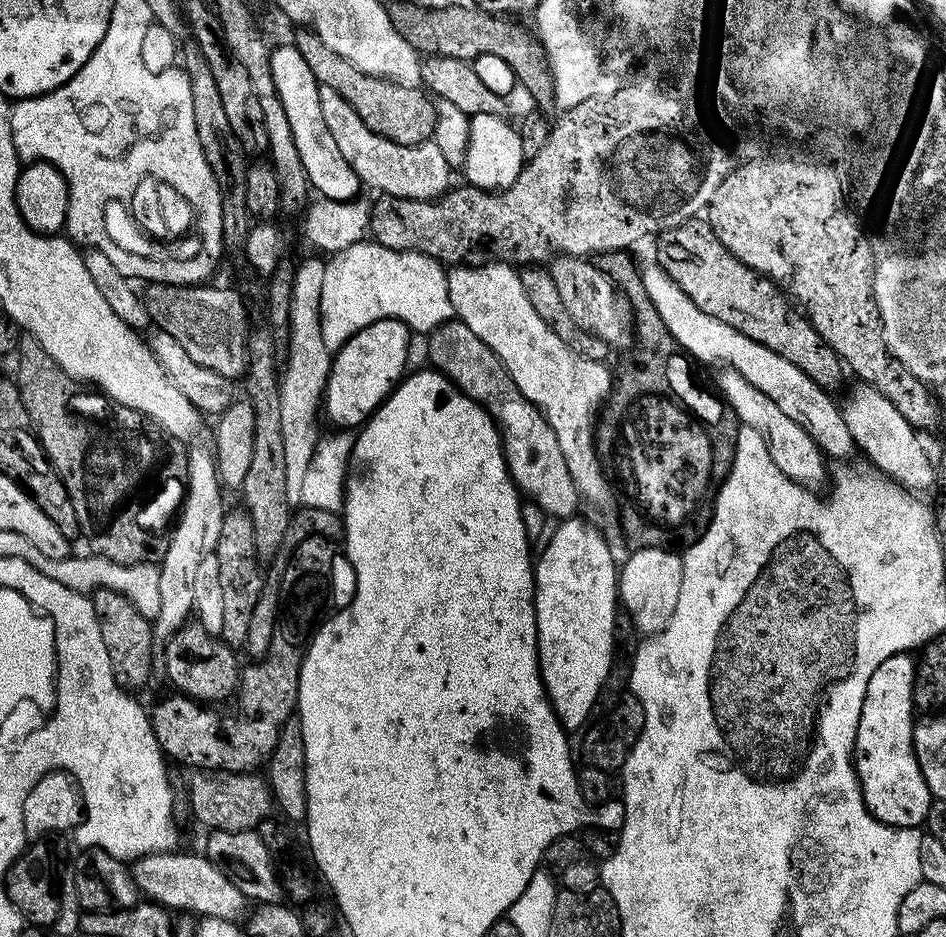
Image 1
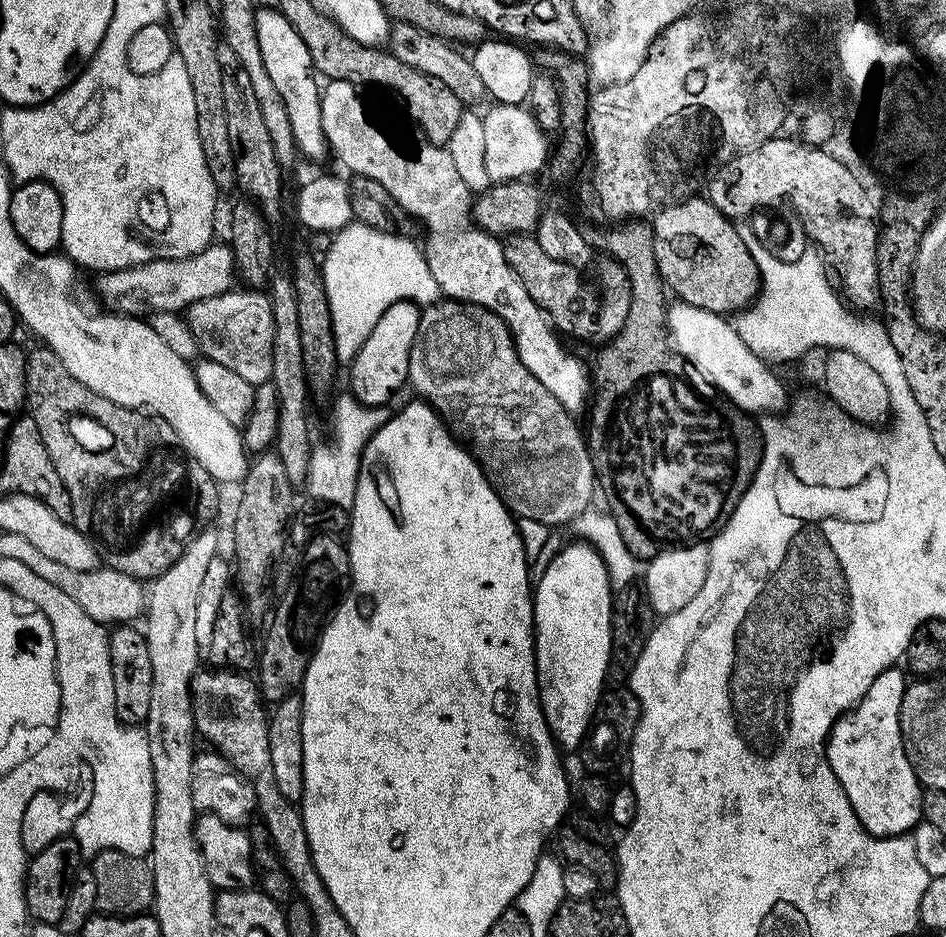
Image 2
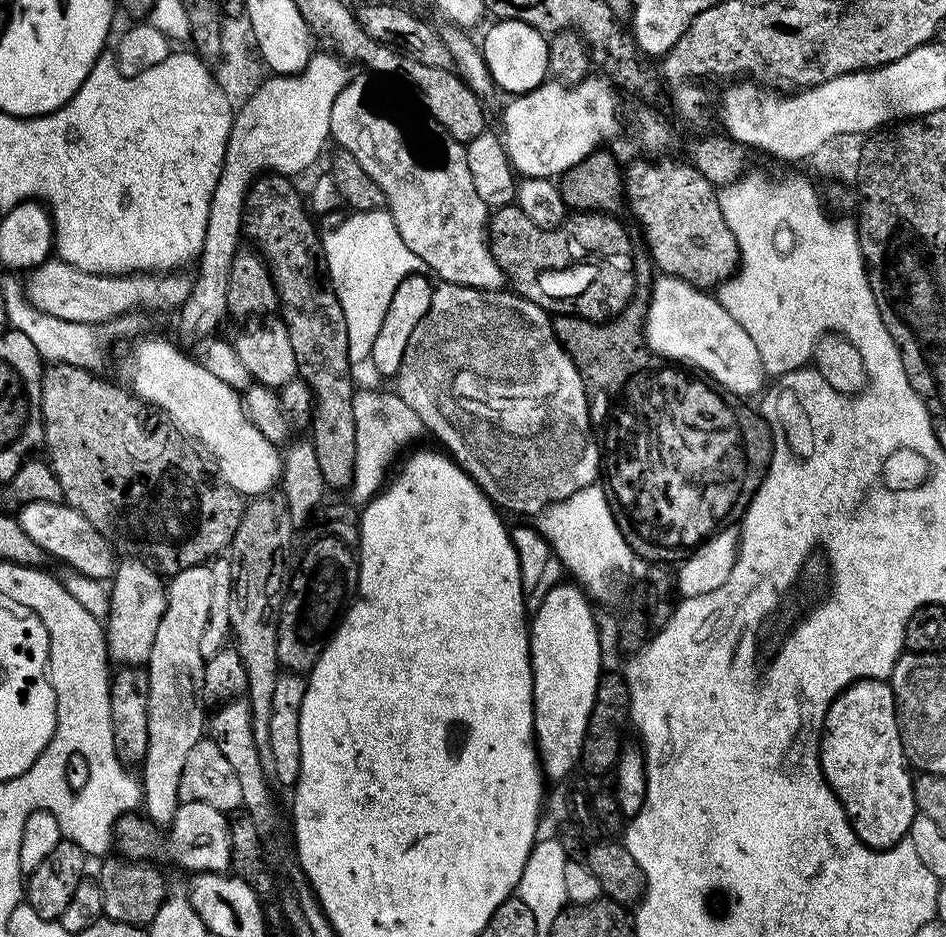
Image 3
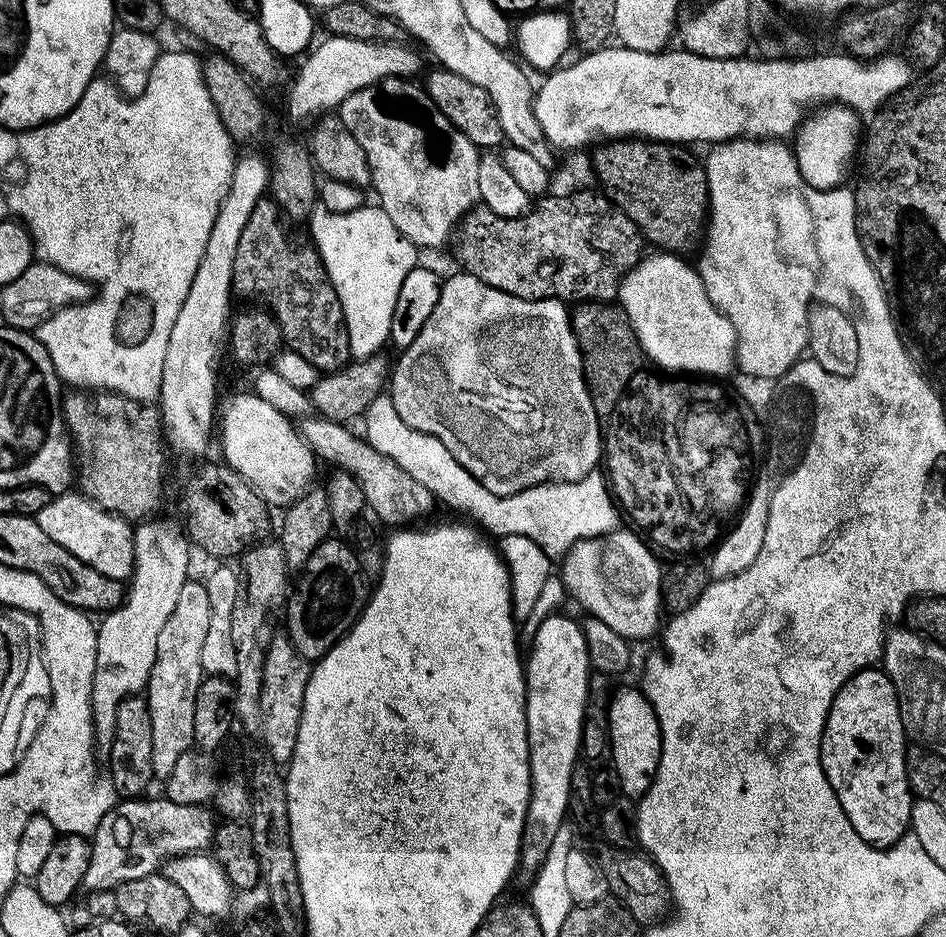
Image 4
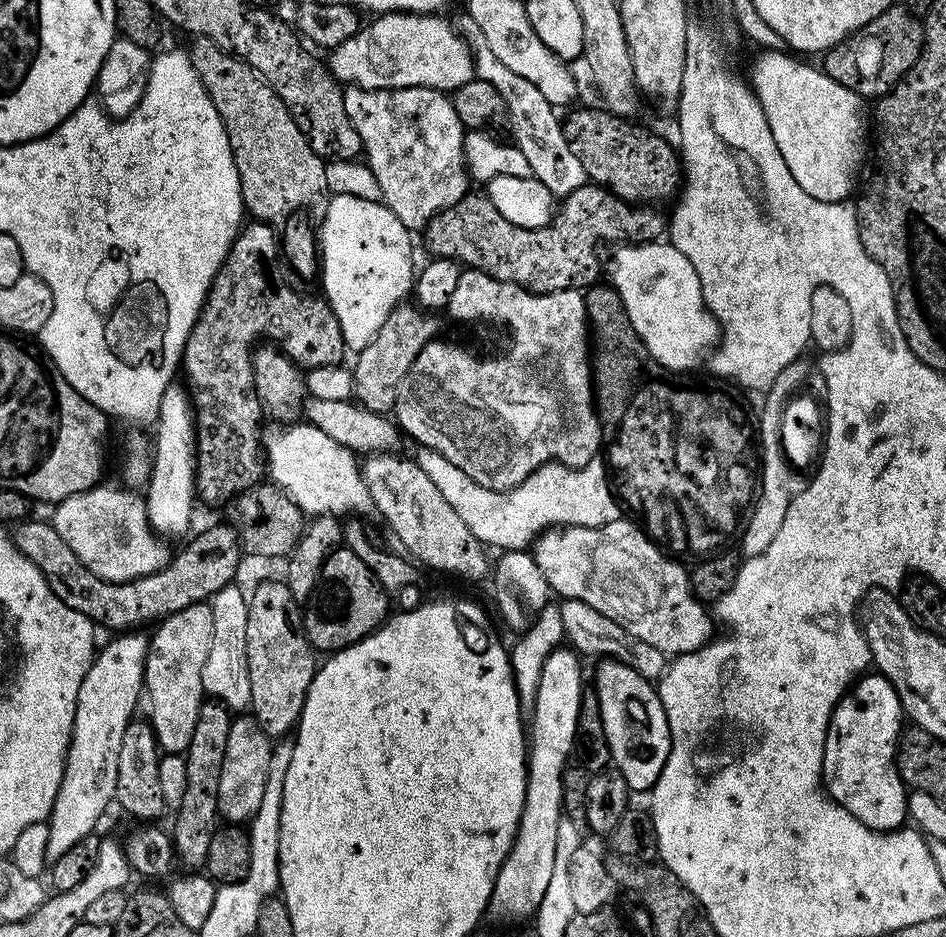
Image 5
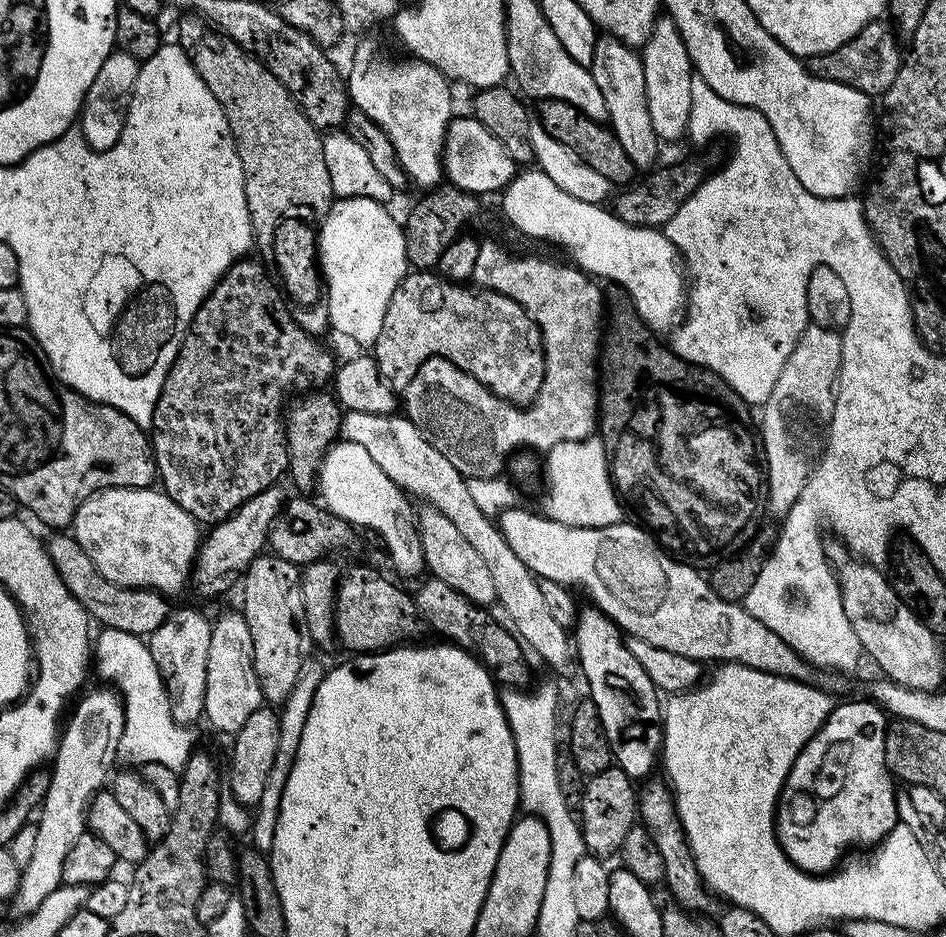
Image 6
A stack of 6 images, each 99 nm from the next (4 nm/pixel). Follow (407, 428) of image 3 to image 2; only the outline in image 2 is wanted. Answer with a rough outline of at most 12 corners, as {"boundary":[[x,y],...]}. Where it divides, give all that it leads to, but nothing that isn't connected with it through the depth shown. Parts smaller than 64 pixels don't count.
{"boundary":[[350,392],[334,402],[334,444],[315,443],[305,489],[351,511],[361,454],[391,416]]}

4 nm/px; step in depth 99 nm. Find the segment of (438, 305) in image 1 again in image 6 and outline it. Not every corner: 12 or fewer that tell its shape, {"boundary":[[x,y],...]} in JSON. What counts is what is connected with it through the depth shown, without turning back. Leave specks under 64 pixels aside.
{"boundary":[[337,199],[318,229],[328,323],[375,345],[410,271],[401,221]]}

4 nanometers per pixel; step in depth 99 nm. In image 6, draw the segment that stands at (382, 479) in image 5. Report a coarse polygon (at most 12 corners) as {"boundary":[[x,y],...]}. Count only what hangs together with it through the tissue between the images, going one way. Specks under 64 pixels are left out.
{"boundary":[[424,506],[425,569],[470,602],[495,605],[482,554],[442,510]]}

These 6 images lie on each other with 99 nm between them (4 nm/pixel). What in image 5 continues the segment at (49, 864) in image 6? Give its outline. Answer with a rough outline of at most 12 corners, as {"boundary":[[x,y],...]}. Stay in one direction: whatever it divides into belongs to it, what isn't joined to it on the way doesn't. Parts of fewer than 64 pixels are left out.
{"boundary":[[116,634],[78,686],[49,861],[97,831],[150,640]]}

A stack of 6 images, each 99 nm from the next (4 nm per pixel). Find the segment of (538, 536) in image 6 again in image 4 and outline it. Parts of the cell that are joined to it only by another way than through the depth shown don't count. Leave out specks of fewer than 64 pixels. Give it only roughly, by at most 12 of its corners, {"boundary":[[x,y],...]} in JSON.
{"boundary":[[635,532],[580,540],[567,595],[625,640],[655,637],[657,553]]}

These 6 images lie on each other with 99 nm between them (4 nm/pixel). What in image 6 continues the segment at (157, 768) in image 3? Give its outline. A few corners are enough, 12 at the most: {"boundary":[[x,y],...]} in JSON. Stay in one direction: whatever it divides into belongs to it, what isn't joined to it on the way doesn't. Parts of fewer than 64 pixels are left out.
{"boundary":[[169,611],[146,643],[178,723],[204,715],[213,621]]}

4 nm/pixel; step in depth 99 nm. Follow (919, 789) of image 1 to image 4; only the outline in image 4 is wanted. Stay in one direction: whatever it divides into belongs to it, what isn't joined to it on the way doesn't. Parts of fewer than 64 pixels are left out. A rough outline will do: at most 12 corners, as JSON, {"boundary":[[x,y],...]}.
{"boundary":[[887,672],[840,687],[820,761],[873,848],[910,828],[900,699]]}

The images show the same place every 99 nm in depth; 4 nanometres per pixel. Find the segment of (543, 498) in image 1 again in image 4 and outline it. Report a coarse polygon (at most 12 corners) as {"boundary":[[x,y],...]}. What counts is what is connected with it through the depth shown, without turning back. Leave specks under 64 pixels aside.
{"boundary":[[463,270],[390,368],[492,494],[597,471],[563,300]]}

